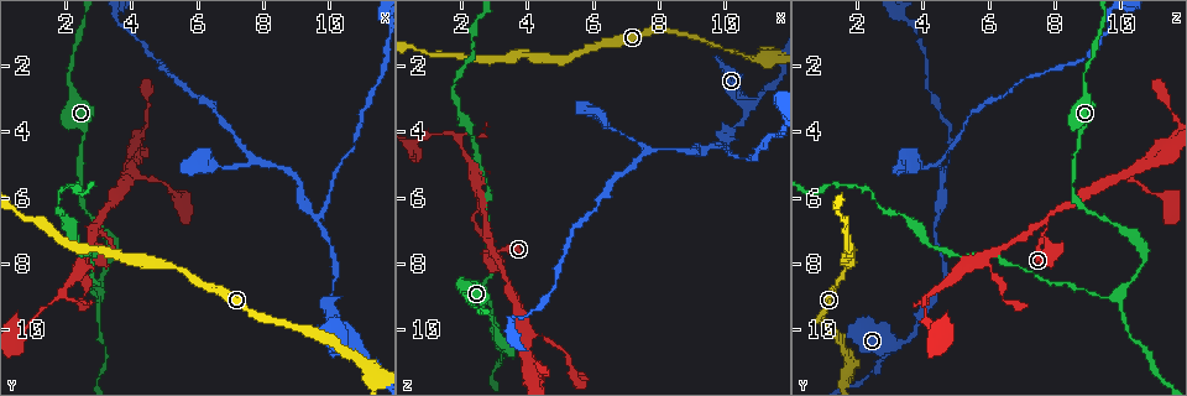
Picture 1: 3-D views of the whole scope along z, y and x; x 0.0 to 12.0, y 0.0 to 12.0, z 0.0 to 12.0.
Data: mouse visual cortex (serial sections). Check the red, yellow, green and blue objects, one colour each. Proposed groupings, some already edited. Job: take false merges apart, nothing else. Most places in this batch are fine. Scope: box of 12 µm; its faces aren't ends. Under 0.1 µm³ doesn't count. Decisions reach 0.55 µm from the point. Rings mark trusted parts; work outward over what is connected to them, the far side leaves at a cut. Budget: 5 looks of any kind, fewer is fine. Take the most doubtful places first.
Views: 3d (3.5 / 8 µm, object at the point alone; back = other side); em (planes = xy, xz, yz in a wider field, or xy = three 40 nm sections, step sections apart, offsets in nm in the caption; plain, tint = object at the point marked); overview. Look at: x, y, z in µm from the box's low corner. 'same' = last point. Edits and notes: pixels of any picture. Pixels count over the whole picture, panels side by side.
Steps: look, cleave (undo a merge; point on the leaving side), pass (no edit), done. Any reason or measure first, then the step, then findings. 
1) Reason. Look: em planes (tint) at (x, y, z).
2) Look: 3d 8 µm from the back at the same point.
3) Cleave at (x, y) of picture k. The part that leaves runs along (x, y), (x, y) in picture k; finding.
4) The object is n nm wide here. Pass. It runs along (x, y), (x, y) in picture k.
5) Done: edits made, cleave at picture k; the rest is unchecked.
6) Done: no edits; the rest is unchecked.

Three arms meet. Look: 3d 3.5 µm at (3.0, 6.7, 7.8).

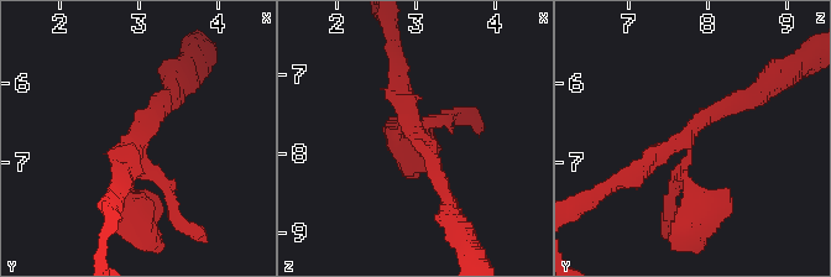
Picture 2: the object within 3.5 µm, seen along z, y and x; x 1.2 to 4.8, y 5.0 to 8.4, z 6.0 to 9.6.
Pass. It runs along (668, 218), (688, 137), (741, 100) in picture 2; one cell here.

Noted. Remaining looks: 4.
Abrupt turn. Look: 3d 8 µm from the back at (10.7, 10.3, 3.5).

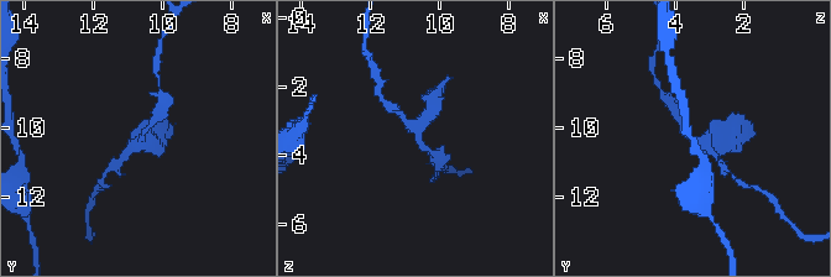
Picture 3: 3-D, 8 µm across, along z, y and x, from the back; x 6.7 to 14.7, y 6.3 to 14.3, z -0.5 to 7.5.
Look: 3d 3.5 µm from the back at (10.7, 10.4, 3.6).

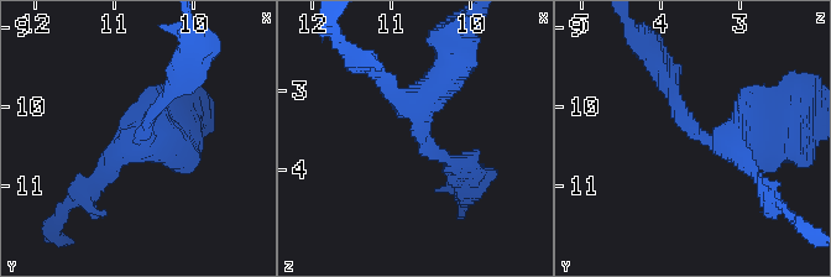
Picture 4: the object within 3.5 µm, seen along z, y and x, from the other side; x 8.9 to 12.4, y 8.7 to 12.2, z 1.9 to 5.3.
Look: em xy step 5 (tint) at (10.65, 10.40, 3.50).

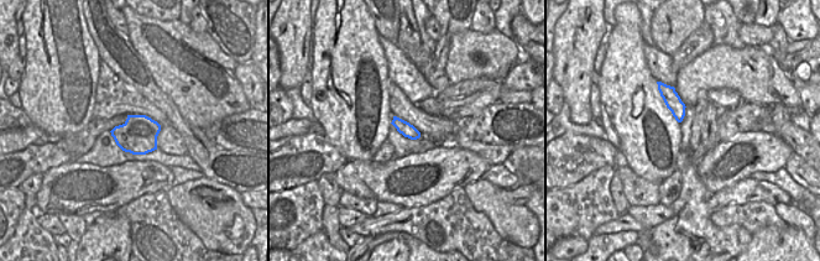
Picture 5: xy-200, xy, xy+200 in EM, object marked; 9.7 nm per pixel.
Pass. It runs along (773, 137), (700, 137), (665, 77) in picture 4; all the same cell.

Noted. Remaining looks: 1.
Done: no edits; the rest is unchecked.

